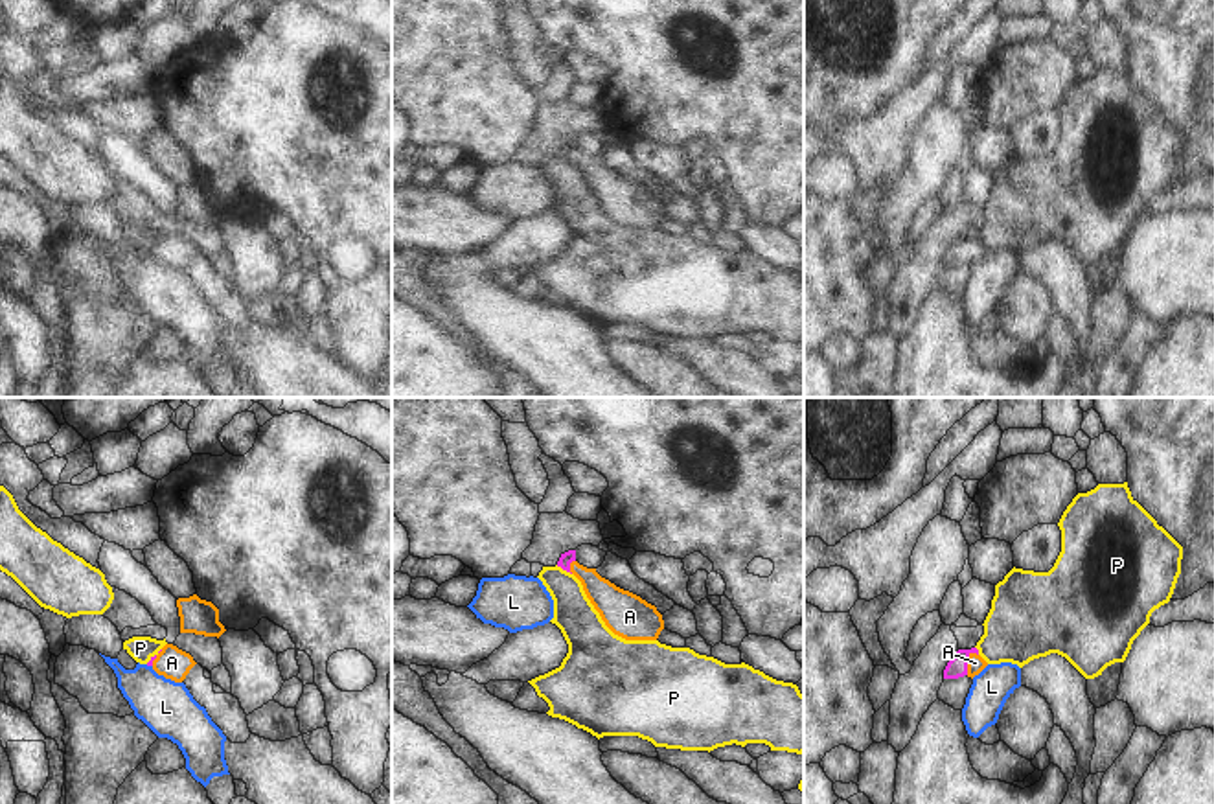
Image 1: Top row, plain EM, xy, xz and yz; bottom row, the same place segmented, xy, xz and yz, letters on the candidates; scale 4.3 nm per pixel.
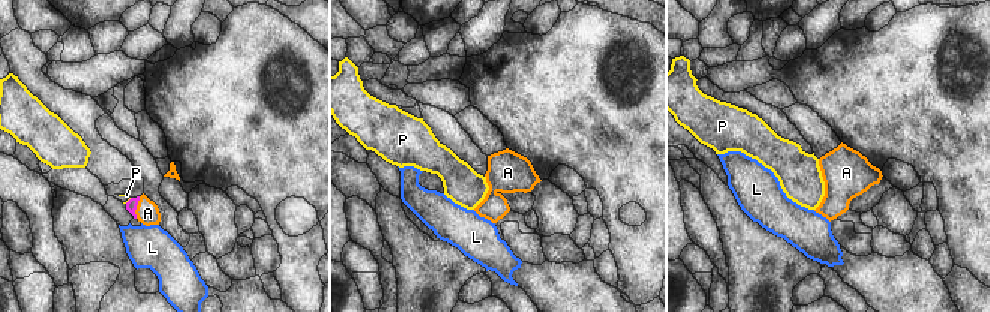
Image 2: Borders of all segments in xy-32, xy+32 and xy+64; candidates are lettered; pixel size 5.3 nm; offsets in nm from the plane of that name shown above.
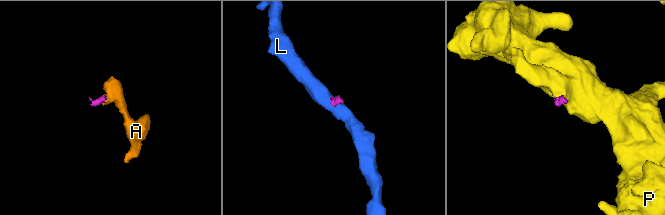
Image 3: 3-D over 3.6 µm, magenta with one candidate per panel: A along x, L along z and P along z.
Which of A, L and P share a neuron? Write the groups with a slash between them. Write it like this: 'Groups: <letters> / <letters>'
Groups: A / L / P.

